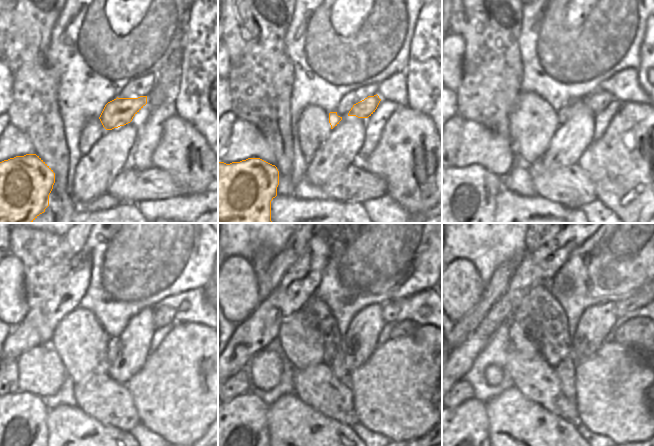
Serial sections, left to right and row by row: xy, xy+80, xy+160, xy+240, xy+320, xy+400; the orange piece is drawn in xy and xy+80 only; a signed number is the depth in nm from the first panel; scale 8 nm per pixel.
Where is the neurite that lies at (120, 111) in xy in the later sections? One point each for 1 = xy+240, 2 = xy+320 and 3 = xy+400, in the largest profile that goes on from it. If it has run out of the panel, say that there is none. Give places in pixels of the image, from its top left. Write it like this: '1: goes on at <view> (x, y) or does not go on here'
1: goes on at xy+240 (164, 315)
2: goes on at xy+320 (391, 310)
3: goes on at xy+400 (645, 296)

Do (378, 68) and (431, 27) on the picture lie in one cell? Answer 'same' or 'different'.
different

